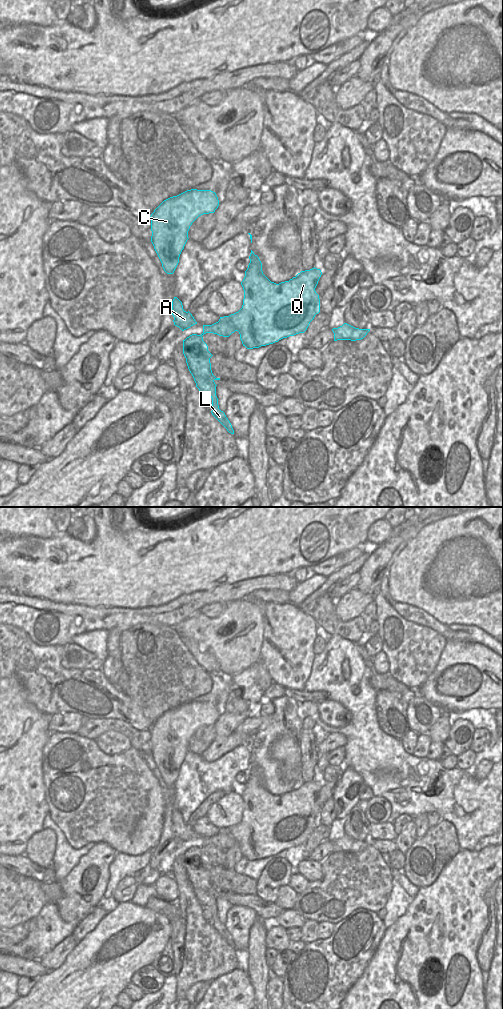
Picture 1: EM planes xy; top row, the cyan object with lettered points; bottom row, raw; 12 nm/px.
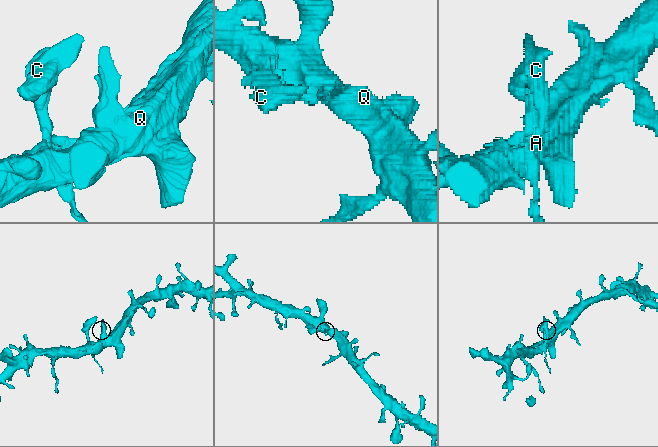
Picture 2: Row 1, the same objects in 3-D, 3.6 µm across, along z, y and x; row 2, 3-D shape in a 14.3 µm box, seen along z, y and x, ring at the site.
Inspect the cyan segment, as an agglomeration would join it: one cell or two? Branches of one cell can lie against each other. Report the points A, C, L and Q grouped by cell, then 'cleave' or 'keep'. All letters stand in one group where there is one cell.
groups A C L Q; keep

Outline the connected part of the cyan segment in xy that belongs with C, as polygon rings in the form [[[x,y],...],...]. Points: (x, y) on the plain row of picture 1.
[[[187,702],[164,712],[151,726],[151,754],[167,786],[173,786],[192,735],[219,718],[211,702]]]

